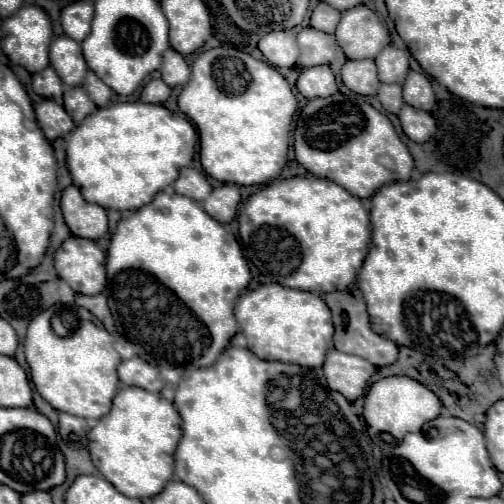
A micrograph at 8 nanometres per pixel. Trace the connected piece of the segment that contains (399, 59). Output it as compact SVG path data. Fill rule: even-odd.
M384 47L376 57L378 77L382 83L398 83L402 85L408 73L408 57L398 47Z

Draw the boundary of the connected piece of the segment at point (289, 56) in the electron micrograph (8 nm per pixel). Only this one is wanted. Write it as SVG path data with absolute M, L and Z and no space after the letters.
M272 31L258 41L258 49L266 57L272 67L294 67L298 59L296 33L288 31Z

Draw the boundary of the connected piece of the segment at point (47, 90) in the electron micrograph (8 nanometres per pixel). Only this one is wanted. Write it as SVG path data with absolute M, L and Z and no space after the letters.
M52 67L32 75L32 91L46 99L52 99L58 103L62 101L62 81Z

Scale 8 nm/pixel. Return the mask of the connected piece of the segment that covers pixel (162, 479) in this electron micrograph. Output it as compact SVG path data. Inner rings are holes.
M140 387L118 391L112 411L88 431L88 449L96 469L126 497L154 497L172 477L174 451L182 437L180 415L168 399Z

